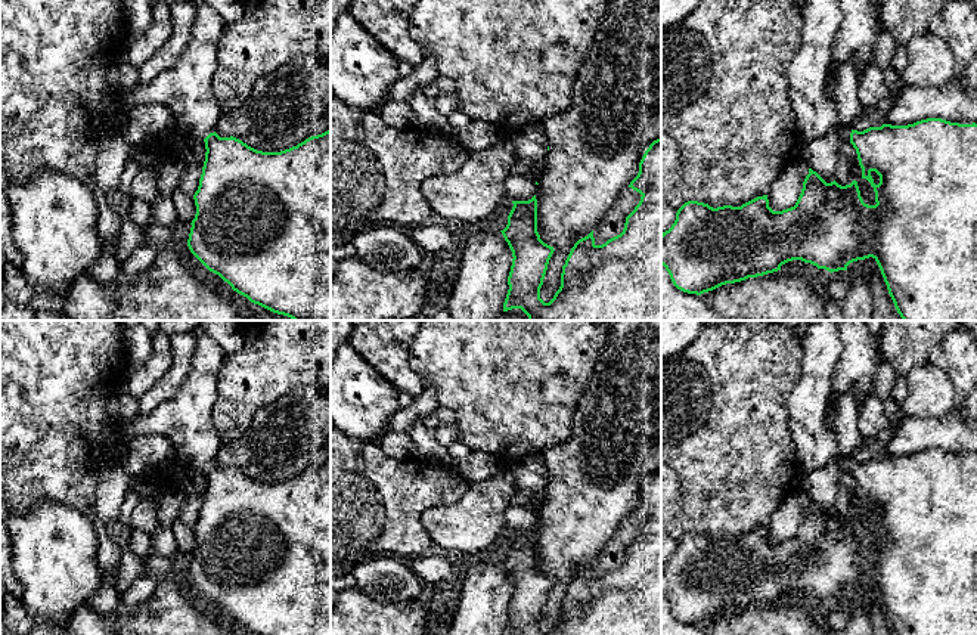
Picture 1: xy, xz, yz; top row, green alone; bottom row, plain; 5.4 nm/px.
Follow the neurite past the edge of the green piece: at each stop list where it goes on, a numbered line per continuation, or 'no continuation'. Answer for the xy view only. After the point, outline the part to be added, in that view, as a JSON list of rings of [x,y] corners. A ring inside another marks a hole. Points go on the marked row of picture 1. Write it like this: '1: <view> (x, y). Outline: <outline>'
1: xy (186, 89). Outline: [[[193,0],[196,18],[192,35],[177,64],[145,86],[120,93],[124,111],[140,105],[167,105],[177,127],[190,139],[205,139],[215,131],[223,114],[213,89],[217,69],[217,46],[226,21],[204,0]]]

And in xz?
1: xz (532, 143). Outline: [[[540,124],[528,126],[509,136],[517,146],[518,159],[528,159],[533,164],[545,164],[548,157],[548,139]]]

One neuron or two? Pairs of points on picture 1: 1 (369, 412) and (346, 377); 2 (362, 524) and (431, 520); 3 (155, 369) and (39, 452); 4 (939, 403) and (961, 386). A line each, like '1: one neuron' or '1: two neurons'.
1: one neuron
2: two neurons
3: two neurons
4: two neurons

